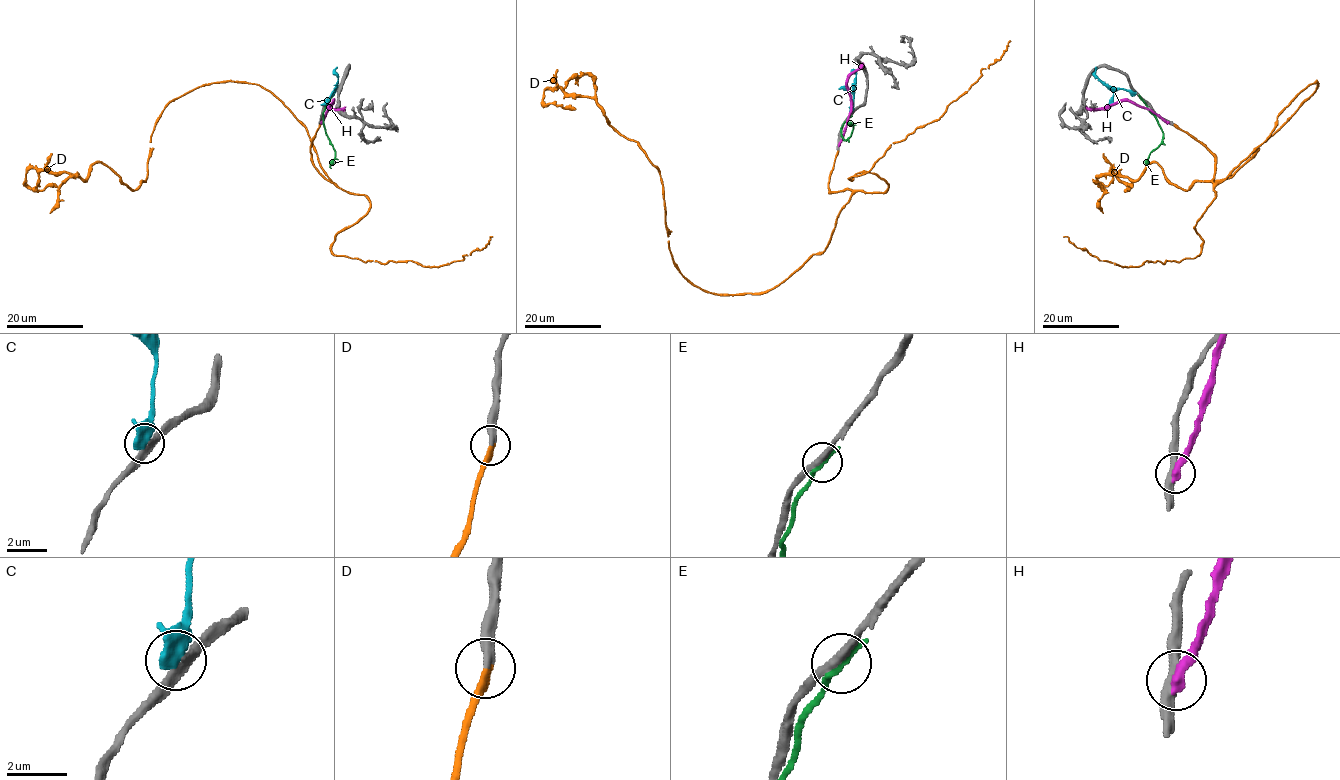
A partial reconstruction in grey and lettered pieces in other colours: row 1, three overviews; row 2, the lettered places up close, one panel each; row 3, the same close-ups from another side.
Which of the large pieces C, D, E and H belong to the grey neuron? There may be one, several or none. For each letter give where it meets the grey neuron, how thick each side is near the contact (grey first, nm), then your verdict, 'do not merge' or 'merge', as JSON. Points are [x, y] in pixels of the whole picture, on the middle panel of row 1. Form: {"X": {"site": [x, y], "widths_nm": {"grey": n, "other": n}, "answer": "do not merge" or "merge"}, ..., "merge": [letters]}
{"C": {"site": [851, 112], "widths_nm": {"grey": 280, "other": 480}, "answer": "do not merge"}, "D": {"site": [837, 151], "widths_nm": {"grey": 440, "other": 360}, "answer": "merge"}, "E": {"site": [848, 117], "widths_nm": {"grey": 320, "other": 320}, "answer": "do not merge"}, "H": {"site": [839, 144], "widths_nm": {"grey": 400, "other": 440}, "answer": "do not merge"}, "merge": ["D"]}

